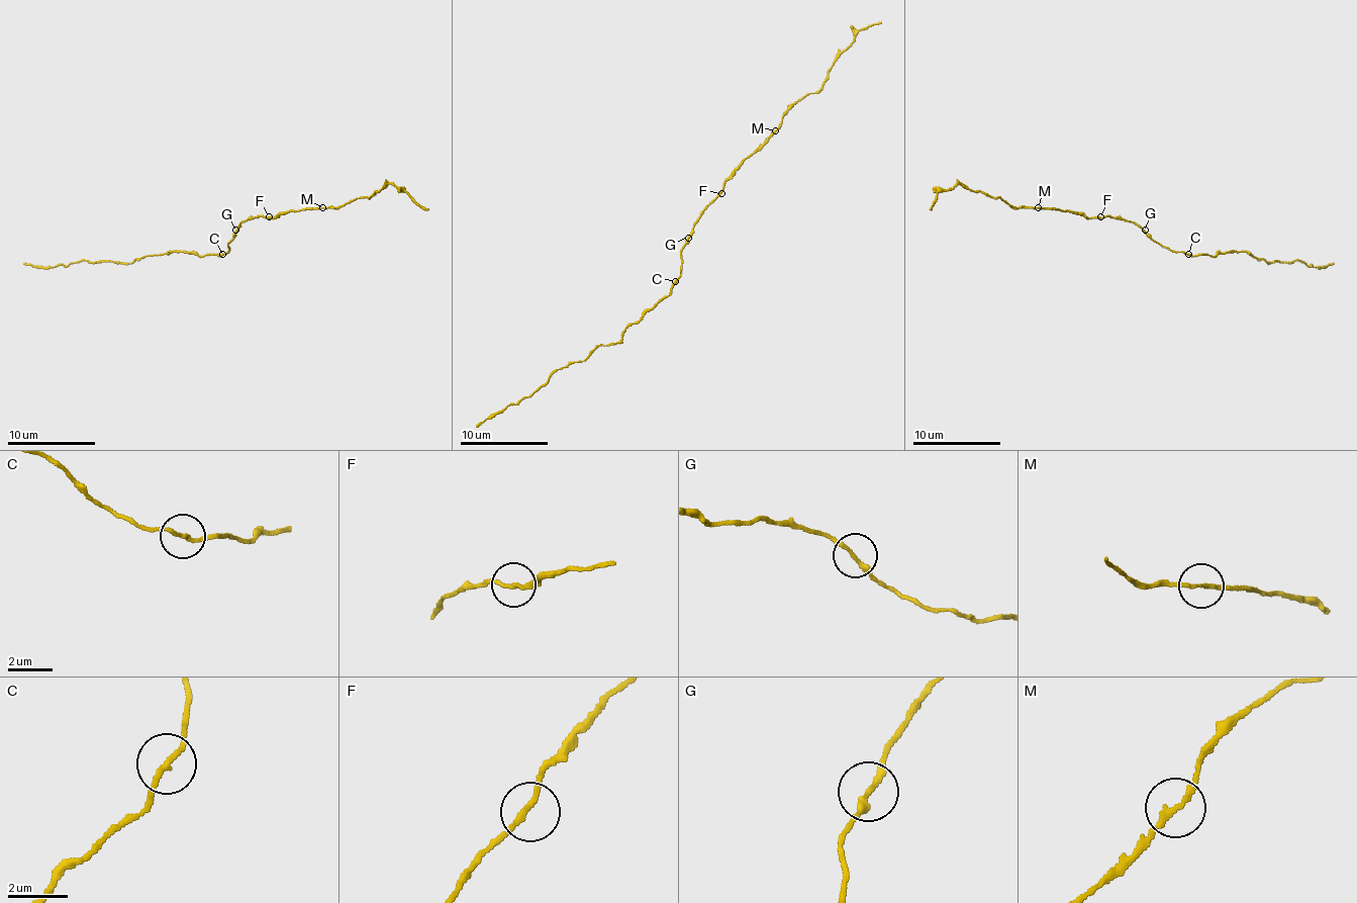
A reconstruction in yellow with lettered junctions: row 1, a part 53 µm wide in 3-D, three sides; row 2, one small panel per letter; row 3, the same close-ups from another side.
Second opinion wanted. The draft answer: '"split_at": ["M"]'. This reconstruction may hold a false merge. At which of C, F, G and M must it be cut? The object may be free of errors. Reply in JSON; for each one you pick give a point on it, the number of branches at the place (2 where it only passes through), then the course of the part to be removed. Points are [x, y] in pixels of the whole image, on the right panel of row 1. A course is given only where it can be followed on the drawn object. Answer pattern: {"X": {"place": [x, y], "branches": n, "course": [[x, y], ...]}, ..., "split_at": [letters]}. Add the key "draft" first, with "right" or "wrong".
{"draft": "right", "M": {"place": [1038, 207], "branches": 2, "course": [[1037, 208], [1015, 208], [999, 197], [976, 193], [956, 184], [937, 195], [930, 210]]}, "split_at": ["M"]}

